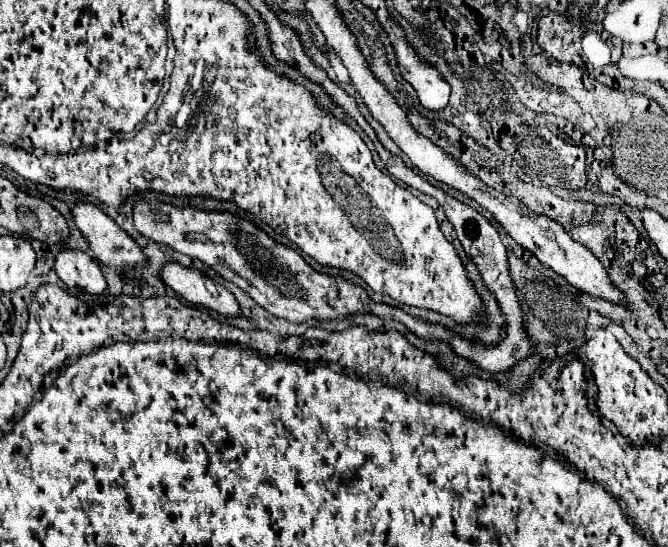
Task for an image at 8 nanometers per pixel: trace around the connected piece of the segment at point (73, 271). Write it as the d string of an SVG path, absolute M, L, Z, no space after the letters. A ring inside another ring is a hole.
M64 249L56 257L56 273L66 283L66 287L76 287L92 295L102 293L108 287L100 265L82 251Z

